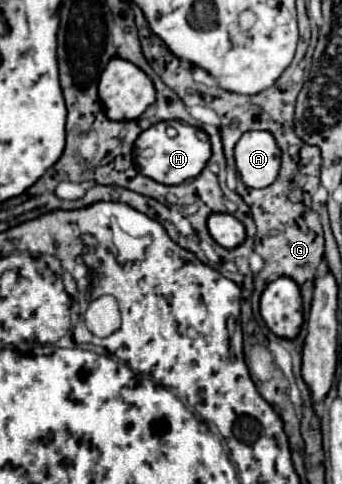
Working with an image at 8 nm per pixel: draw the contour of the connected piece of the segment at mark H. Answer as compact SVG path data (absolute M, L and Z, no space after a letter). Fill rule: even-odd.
M178 120L174 122L158 122L154 126L150 126L148 130L144 130L138 140L136 140L136 150L134 150L134 158L136 158L136 166L138 170L160 182L160 184L182 184L184 180L190 180L190 178L196 178L208 158L210 158L210 140L208 140L208 134L194 128L194 126L188 126L188 124L182 124ZM172 126L178 130L178 136L176 138L168 138L166 136L166 128Z

